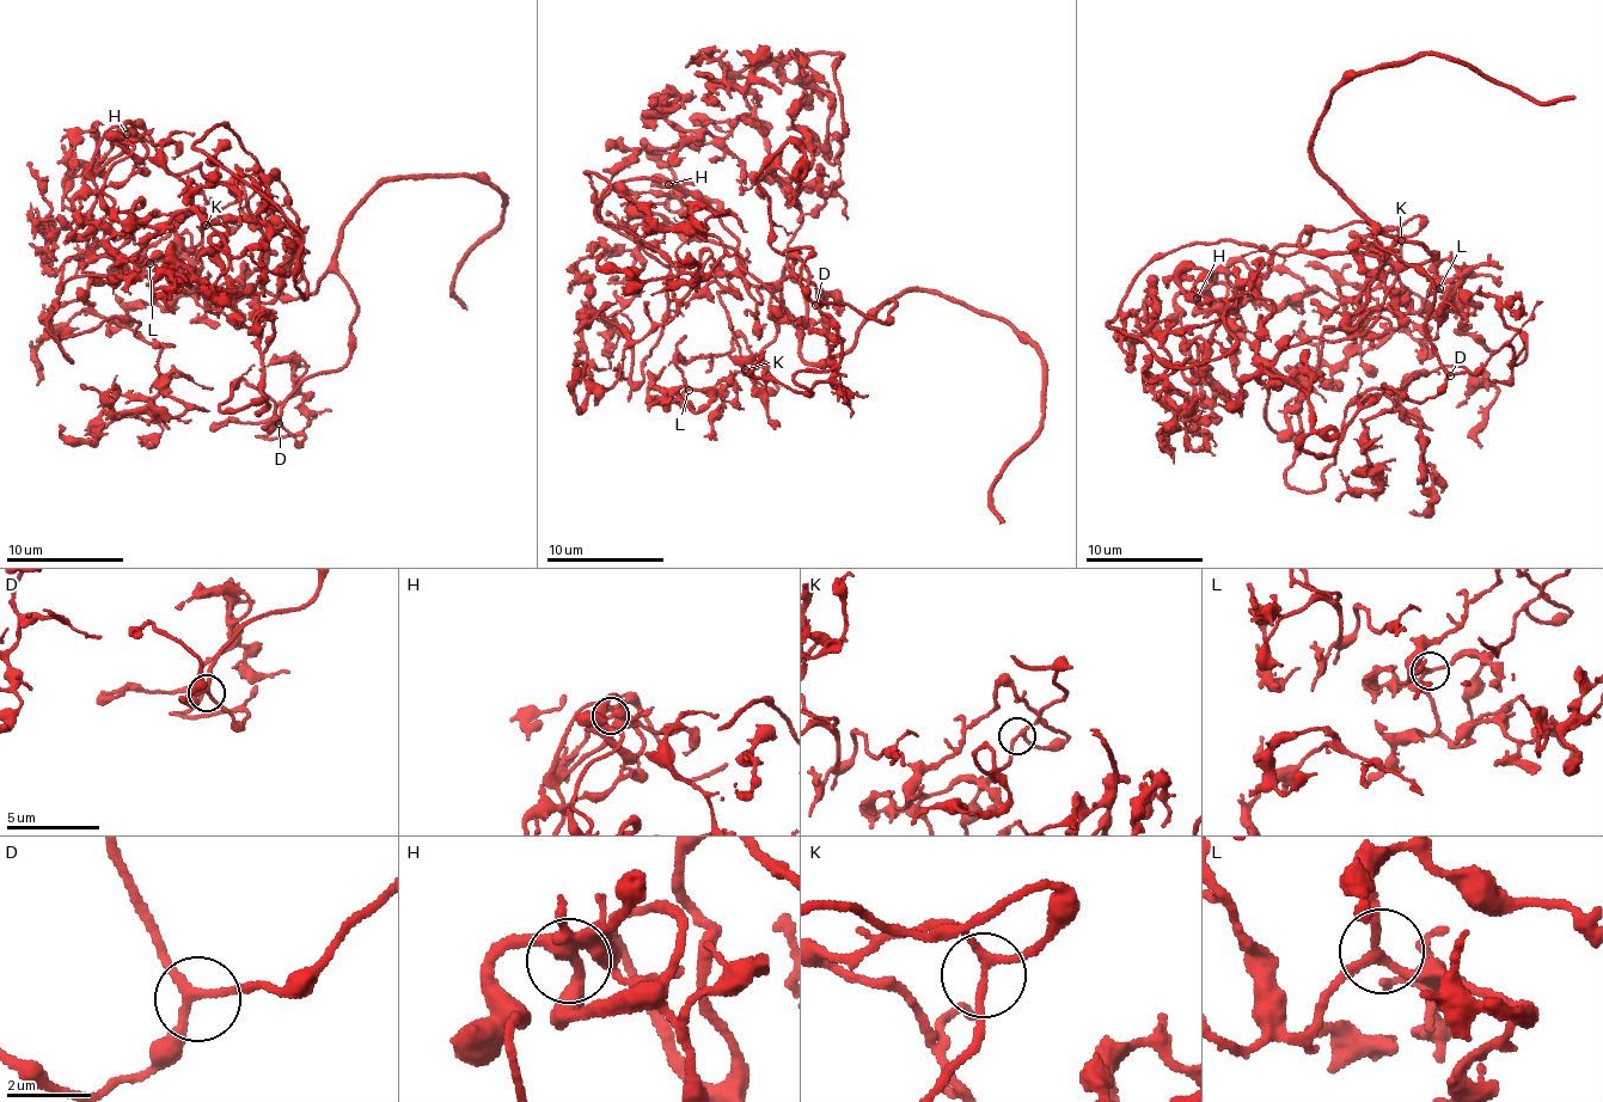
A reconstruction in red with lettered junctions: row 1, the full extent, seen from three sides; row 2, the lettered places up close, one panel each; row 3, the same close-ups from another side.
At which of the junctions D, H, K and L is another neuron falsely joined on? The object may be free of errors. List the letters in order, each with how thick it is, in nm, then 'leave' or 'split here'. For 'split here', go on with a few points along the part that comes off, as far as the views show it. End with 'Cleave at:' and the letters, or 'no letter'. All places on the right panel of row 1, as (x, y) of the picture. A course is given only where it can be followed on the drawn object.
D: calibre 200 nm; leave
H: calibre 320 nm; leave
K: calibre 170 nm; leave
L: calibre 190 nm; leave
Cleave at: no letter

